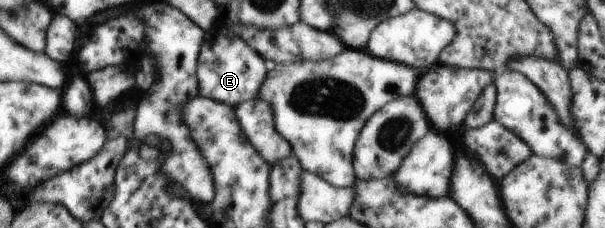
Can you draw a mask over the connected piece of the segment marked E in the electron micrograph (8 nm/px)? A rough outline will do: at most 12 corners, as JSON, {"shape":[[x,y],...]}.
{"shape":[[219,24],[197,60],[200,96],[256,100],[270,64]]}

